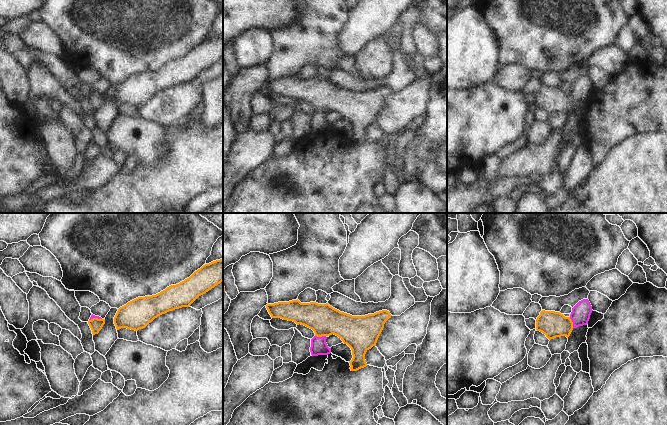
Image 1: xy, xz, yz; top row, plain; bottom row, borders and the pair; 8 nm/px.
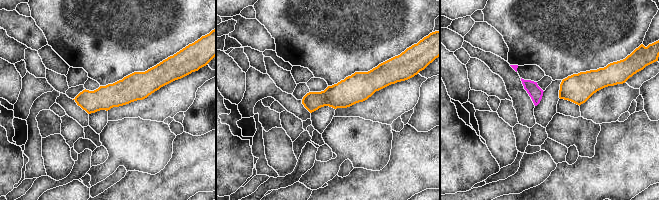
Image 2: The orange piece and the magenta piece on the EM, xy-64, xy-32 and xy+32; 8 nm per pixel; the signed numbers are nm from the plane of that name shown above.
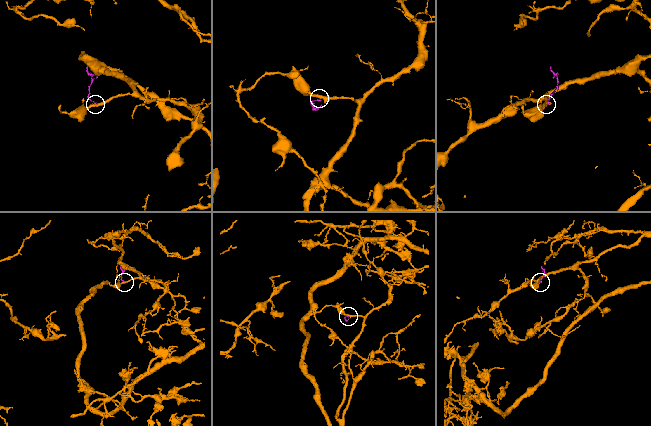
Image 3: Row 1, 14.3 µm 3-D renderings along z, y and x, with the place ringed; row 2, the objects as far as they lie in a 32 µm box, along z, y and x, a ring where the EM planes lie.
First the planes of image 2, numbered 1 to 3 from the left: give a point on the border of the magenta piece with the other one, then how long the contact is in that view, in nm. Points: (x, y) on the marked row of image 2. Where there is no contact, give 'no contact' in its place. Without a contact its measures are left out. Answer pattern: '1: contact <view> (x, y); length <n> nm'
1: no contact
2: no contact
3: no contact

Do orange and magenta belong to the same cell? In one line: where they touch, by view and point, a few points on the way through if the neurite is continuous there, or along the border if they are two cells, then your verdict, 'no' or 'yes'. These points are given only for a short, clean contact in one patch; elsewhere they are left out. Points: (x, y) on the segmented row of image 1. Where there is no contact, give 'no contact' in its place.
contact xz (320, 336); way xz (323, 319), (320, 336), (319, 346); yes

